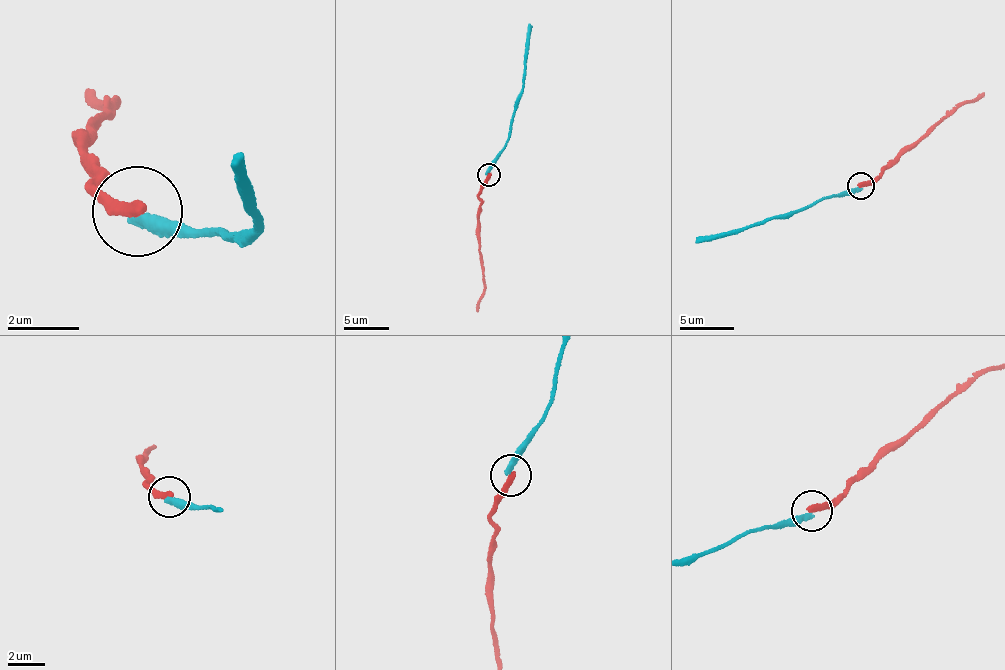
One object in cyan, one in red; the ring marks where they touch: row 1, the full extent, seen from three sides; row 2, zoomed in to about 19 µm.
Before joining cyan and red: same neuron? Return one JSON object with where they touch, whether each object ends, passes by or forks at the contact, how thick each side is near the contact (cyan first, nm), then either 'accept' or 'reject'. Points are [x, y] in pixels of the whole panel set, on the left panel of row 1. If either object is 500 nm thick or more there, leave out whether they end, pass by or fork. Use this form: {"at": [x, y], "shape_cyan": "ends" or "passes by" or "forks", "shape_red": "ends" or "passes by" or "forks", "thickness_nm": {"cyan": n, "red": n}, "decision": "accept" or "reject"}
{"at": [137, 211], "shape_cyan": "ends", "shape_red": "ends", "thickness_nm": {"cyan": 320, "red": 320}, "decision": "reject"}

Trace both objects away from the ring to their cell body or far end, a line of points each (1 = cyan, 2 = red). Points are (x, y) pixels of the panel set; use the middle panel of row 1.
1: (488, 174), (506, 143), (521, 92), (530, 23)
2: (489, 176), (479, 198), (481, 204), (477, 224), (486, 287), (478, 311)

